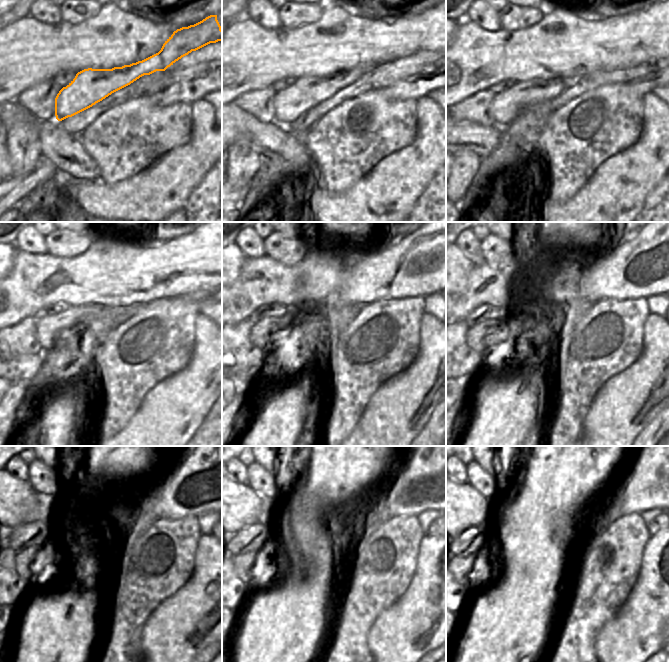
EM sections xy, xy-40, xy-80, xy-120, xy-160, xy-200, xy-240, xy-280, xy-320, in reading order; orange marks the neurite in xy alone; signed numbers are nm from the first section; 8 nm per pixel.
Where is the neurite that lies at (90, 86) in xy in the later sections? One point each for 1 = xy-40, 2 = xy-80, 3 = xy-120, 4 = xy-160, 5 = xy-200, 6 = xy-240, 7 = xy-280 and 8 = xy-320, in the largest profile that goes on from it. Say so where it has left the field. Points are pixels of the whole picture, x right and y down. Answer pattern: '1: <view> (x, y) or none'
1: xy-40 (306, 93)
2: xy-80 (506, 106)
3: xy-120 (49, 329)
4: xy-160 (262, 330)
5: xy-200 (475, 337)
6: xy-240 (23, 560)
7: xy-280 (242, 563)
8: xy-320 (466, 566)

